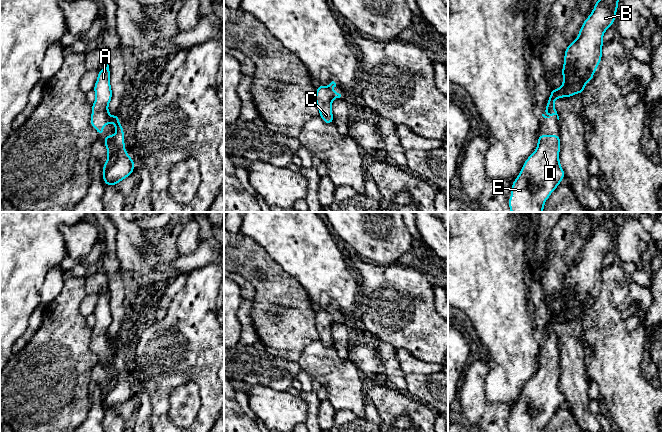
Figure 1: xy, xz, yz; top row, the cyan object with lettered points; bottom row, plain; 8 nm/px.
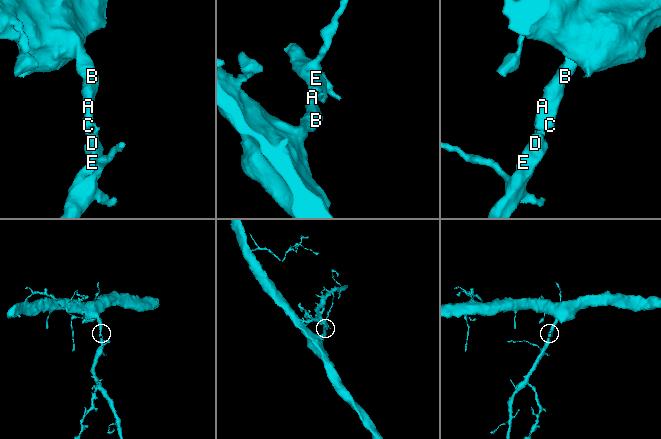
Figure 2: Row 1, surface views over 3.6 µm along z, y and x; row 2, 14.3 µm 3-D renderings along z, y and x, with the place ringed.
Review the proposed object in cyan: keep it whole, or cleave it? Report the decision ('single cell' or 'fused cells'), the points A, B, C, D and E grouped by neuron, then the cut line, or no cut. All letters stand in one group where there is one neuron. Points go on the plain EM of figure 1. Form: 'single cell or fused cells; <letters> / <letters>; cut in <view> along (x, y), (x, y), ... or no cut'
single cell; A B C D E; no cut

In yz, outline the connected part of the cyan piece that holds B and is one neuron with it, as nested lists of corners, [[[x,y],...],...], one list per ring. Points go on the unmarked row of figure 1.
[[[610,212],[599,222],[590,240],[586,242],[575,265],[565,273],[562,292],[563,307],[559,313],[552,313],[546,333],[542,340],[550,342],[559,340],[554,325],[563,321],[571,321],[583,317],[588,305],[601,286],[603,259],[614,247],[618,225],[626,212]]]

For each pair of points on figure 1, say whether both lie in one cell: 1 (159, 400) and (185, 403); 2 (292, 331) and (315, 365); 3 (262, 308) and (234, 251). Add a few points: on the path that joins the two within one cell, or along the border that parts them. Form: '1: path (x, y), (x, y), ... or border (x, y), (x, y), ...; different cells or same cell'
1: border (185, 383), (170, 395), (171, 421); different cells
2: border (319, 339), (311, 342), (297, 361); different cells
3: path (262, 294), (262, 279), (248, 265); same cell

